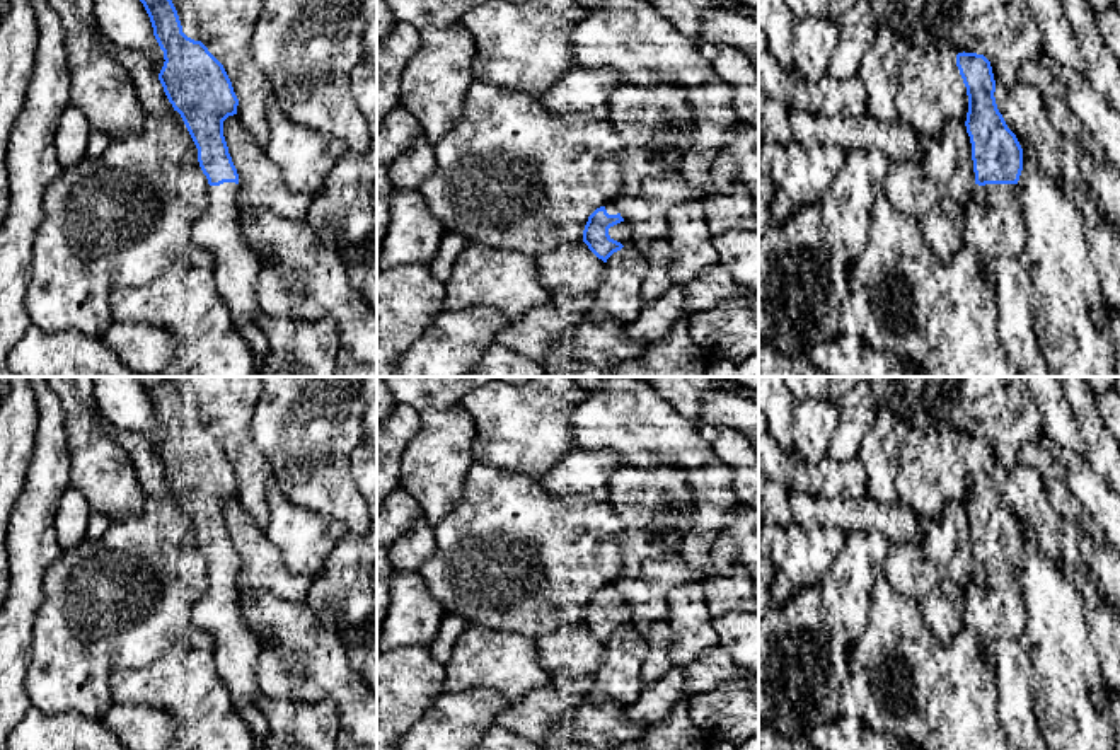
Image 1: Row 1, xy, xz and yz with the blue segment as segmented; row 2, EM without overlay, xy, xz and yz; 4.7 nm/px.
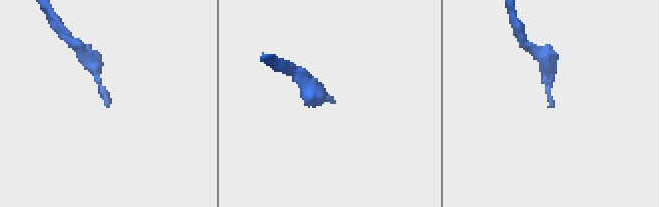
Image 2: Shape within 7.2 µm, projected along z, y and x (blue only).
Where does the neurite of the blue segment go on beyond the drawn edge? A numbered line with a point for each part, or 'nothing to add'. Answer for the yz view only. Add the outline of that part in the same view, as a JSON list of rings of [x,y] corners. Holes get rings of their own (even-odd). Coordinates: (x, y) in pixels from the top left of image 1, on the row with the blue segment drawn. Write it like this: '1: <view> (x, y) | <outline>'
1: yz (994, 227) | [[[975,184],[965,206],[963,245],[979,252],[989,266],[985,271],[994,281],[999,341],[1021,377],[1057,377],[1047,366],[1035,332],[1036,290],[1019,262],[1025,239],[1026,228],[1016,184]]]

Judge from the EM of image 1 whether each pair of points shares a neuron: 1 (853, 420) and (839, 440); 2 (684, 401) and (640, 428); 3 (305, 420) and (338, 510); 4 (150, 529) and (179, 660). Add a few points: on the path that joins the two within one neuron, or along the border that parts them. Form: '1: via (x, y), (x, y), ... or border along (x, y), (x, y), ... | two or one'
1: via (853, 425), (844, 435) | one
2: border along (658, 394), (686, 416), (696, 418) | two
3: via (309, 442), (311, 464), (326, 488) | one
4: border along (181, 638), (144, 667) | two

